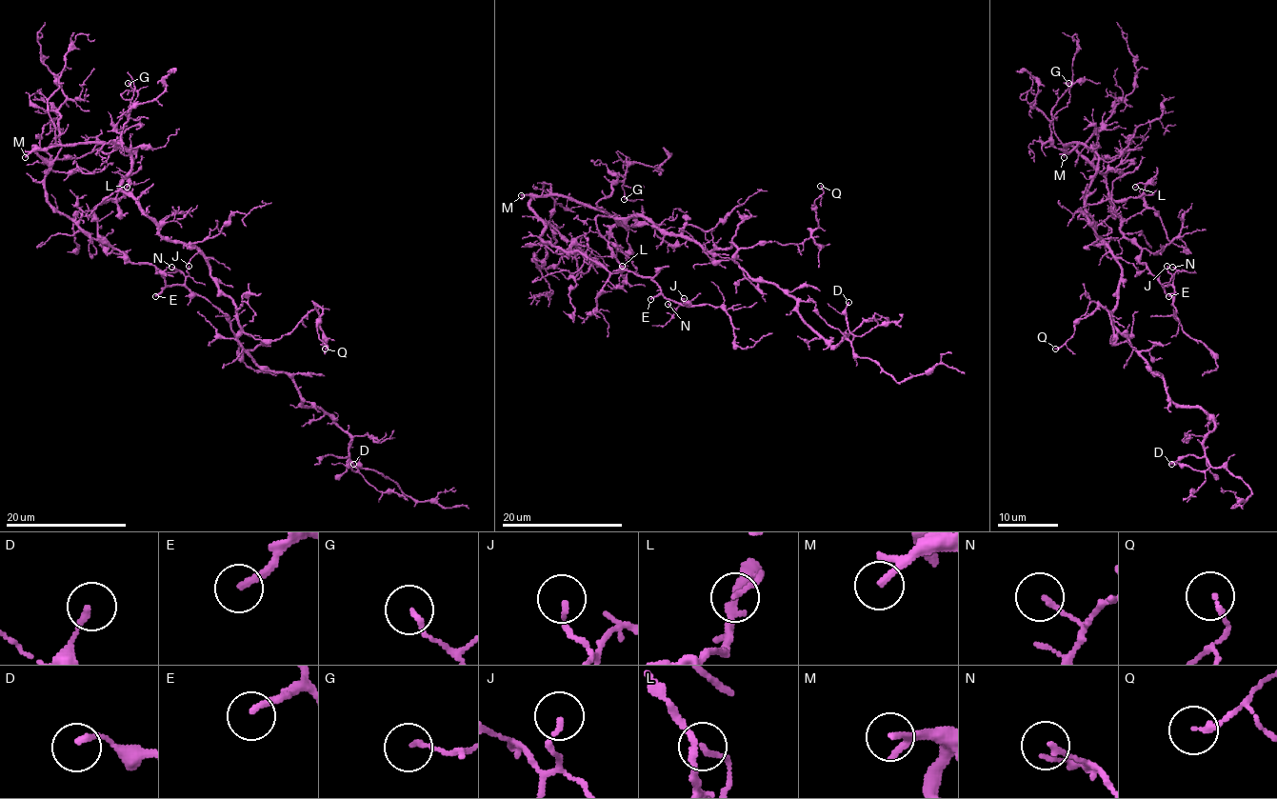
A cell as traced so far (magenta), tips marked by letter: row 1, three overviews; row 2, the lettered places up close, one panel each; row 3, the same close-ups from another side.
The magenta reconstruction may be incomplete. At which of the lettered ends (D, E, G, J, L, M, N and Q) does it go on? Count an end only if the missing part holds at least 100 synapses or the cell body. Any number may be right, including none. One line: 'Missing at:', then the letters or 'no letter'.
Missing at: M

